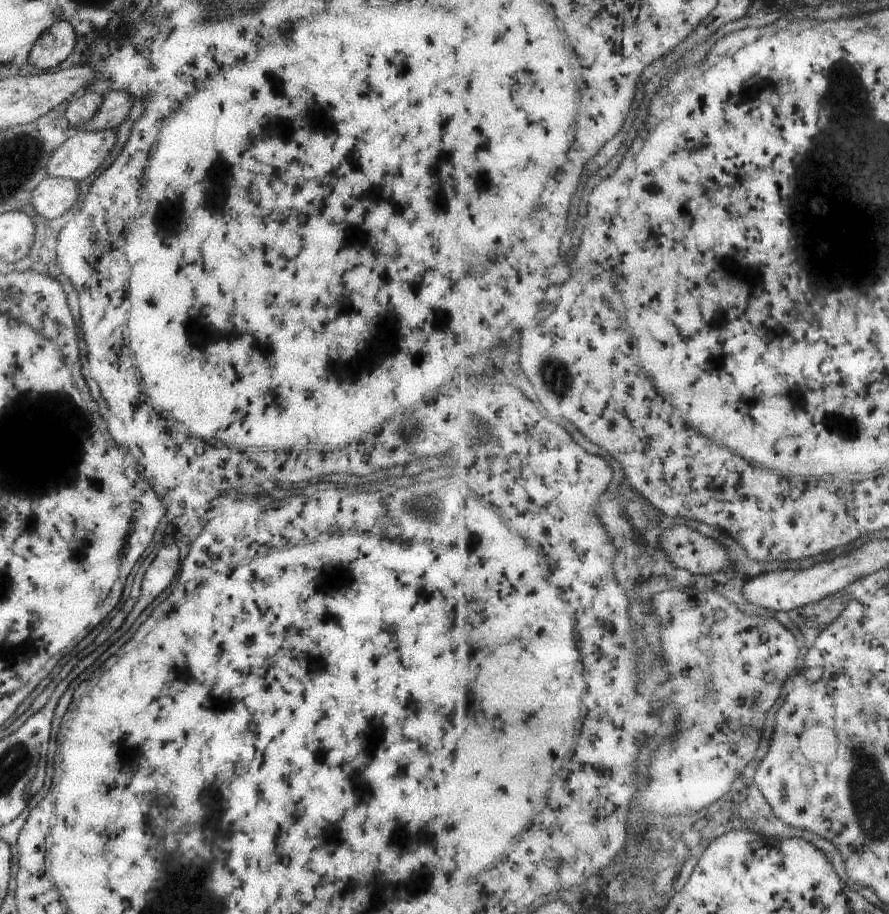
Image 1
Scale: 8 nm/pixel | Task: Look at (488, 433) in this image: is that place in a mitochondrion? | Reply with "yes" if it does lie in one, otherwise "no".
yes

